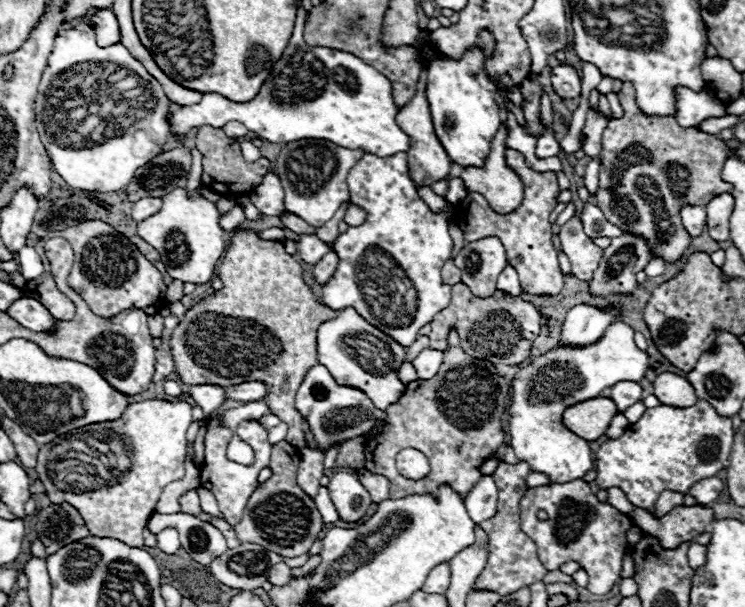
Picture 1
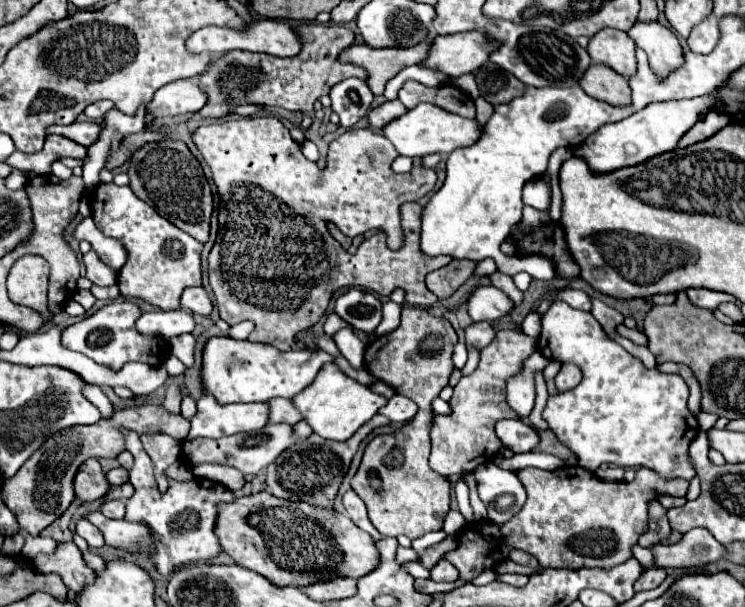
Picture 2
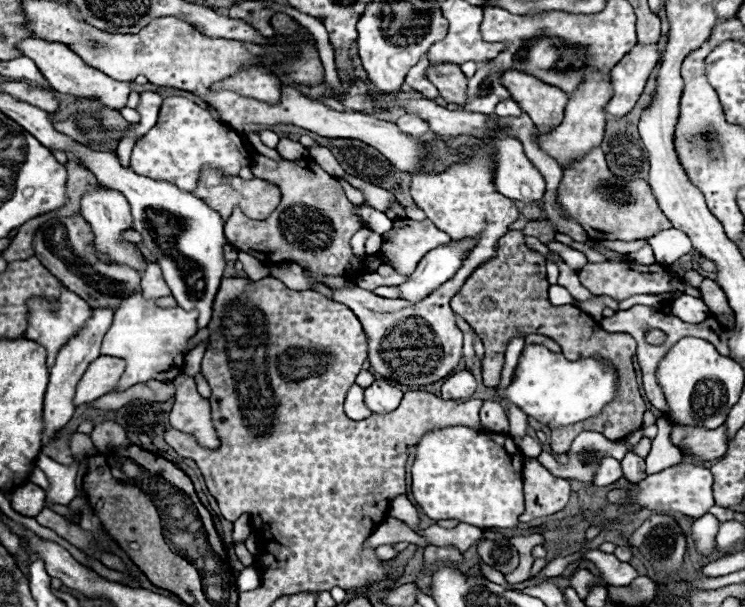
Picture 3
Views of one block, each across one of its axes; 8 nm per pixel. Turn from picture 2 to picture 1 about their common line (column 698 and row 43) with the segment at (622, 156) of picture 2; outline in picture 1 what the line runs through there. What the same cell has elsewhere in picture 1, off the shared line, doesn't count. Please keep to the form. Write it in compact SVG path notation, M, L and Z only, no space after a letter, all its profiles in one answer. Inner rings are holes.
M110 8L98 10L92 20L90 26L96 32L96 42L98 46L112 46L120 42L120 28L118 28L118 20L114 16L114 12Z

